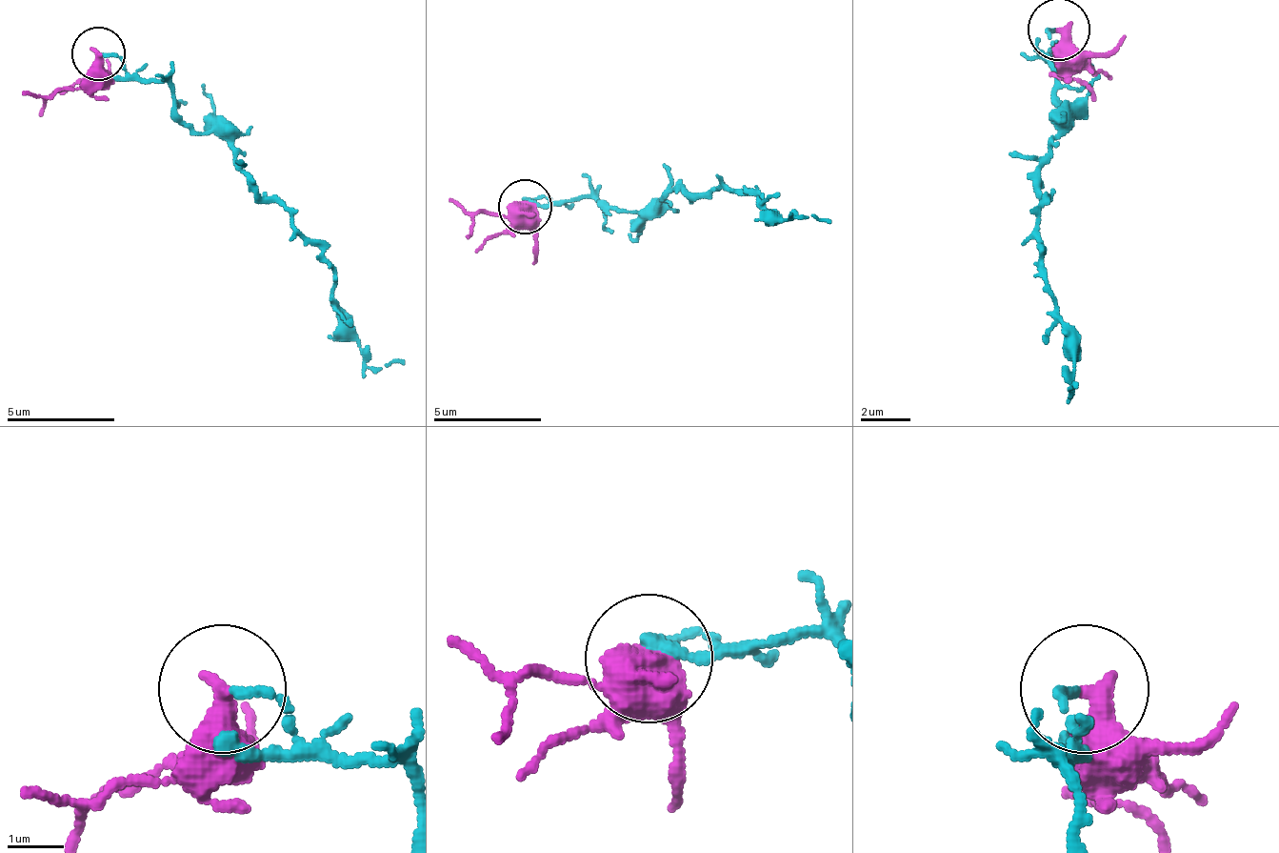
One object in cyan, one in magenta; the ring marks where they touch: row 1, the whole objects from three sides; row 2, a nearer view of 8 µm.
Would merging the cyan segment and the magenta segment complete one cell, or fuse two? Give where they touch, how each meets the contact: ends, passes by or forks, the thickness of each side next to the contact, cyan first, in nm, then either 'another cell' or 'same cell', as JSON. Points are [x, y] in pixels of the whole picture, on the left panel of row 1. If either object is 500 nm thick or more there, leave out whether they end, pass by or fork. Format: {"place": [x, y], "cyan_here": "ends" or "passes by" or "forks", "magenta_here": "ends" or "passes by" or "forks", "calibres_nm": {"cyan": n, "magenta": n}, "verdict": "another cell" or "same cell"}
{"place": [98, 53], "cyan_here": "ends", "magenta_here": "ends", "calibres_nm": {"cyan": 130, "magenta": 480}, "verdict": "another cell"}

